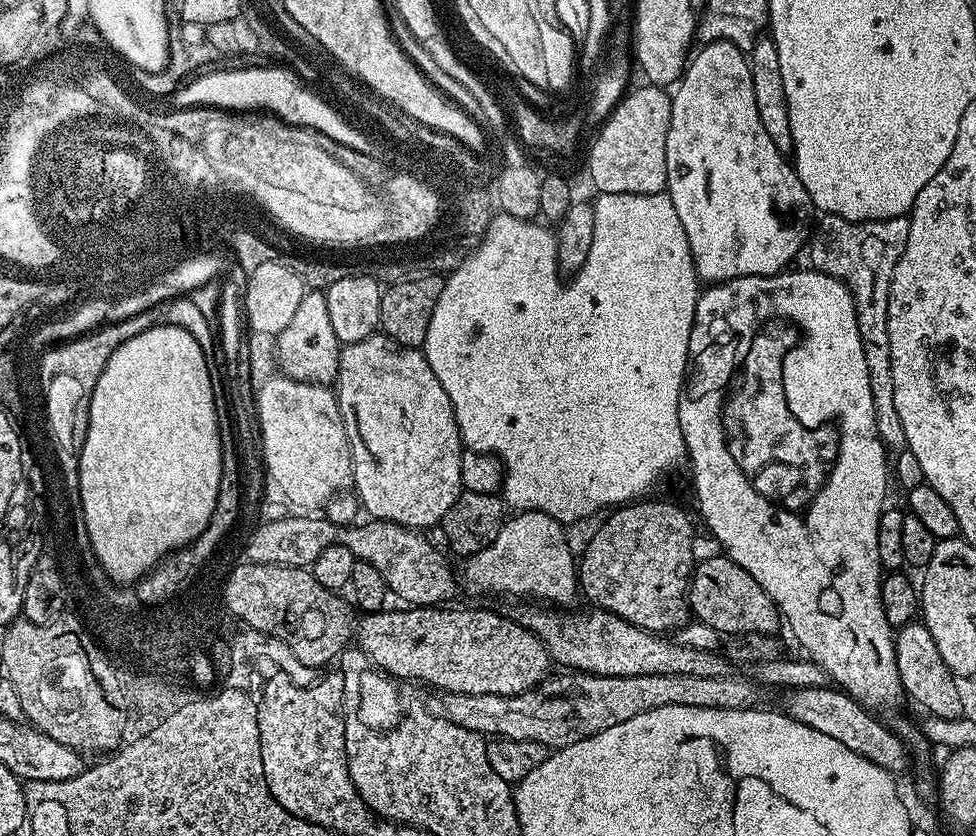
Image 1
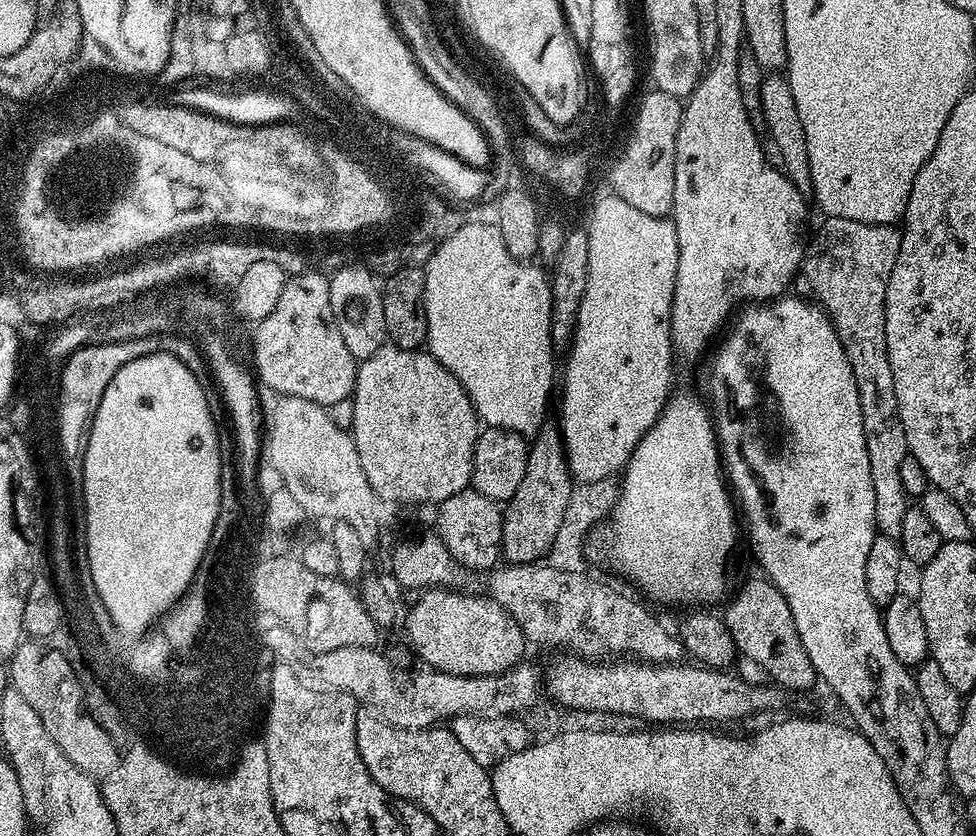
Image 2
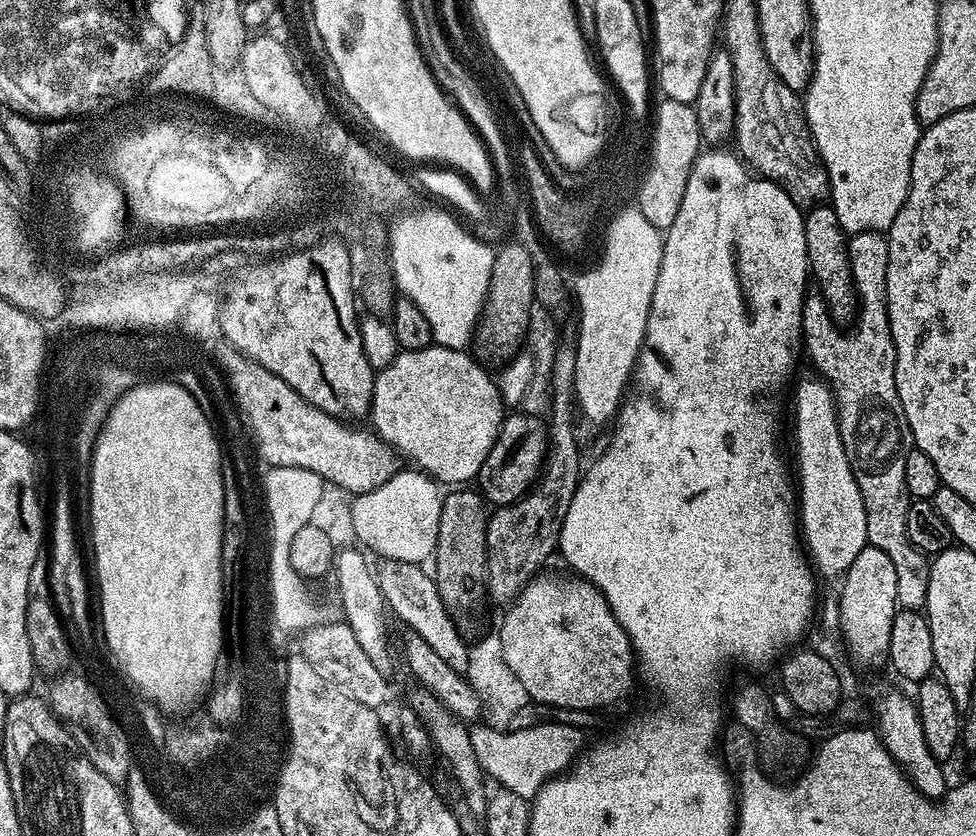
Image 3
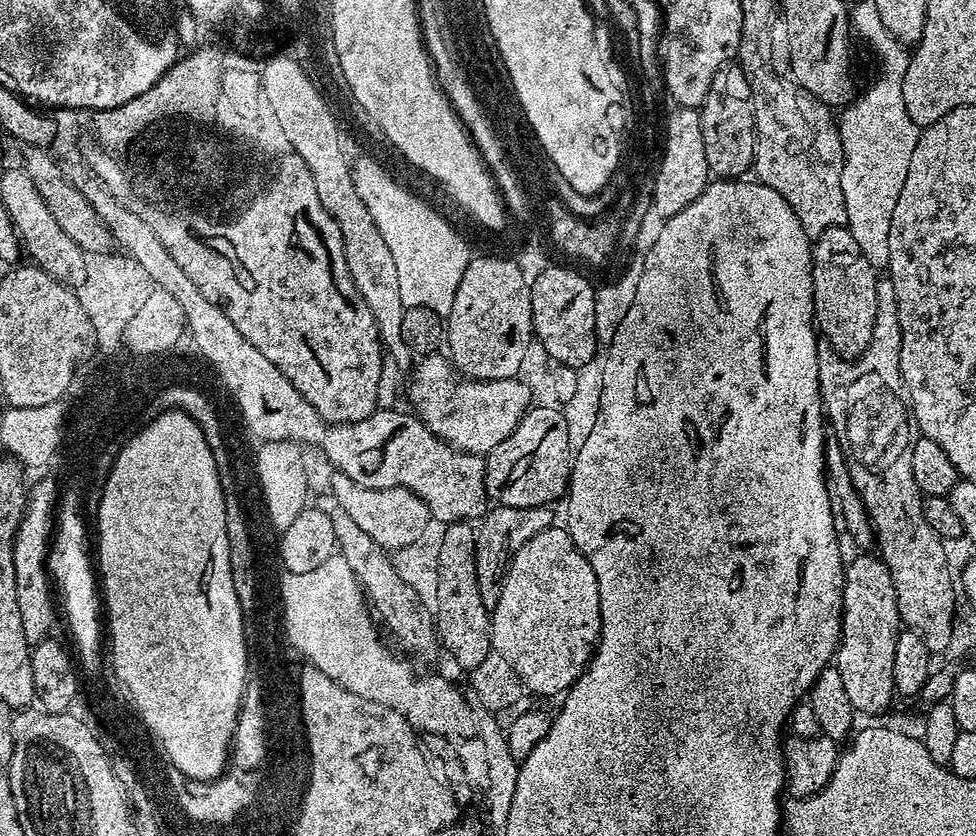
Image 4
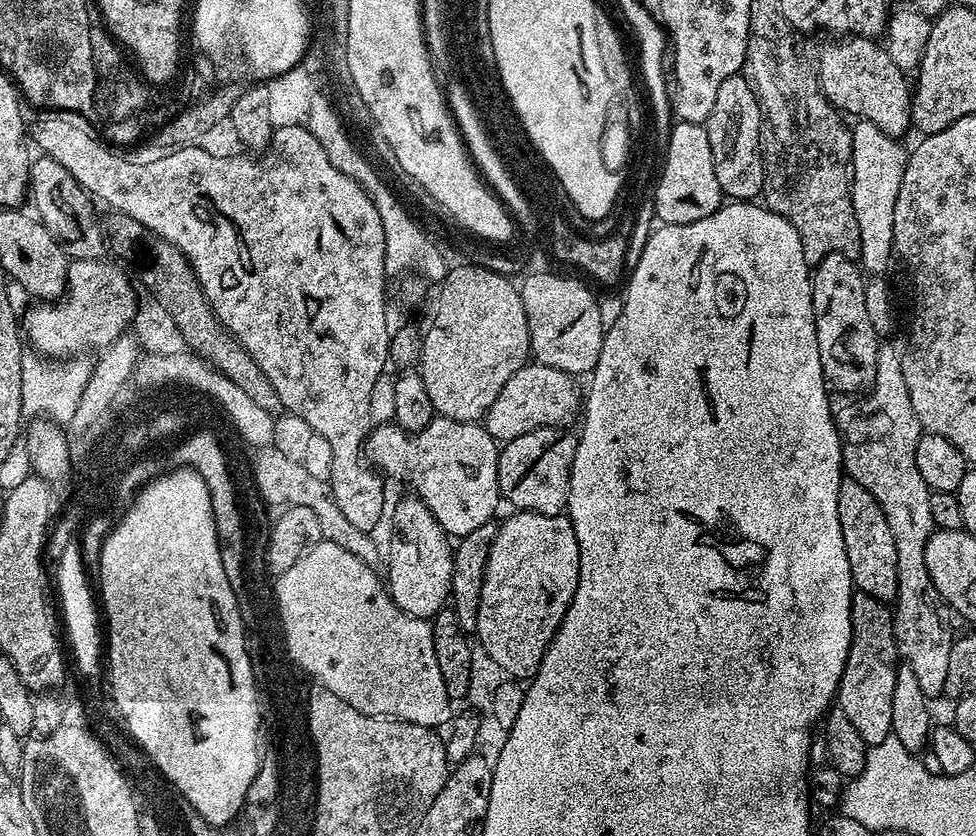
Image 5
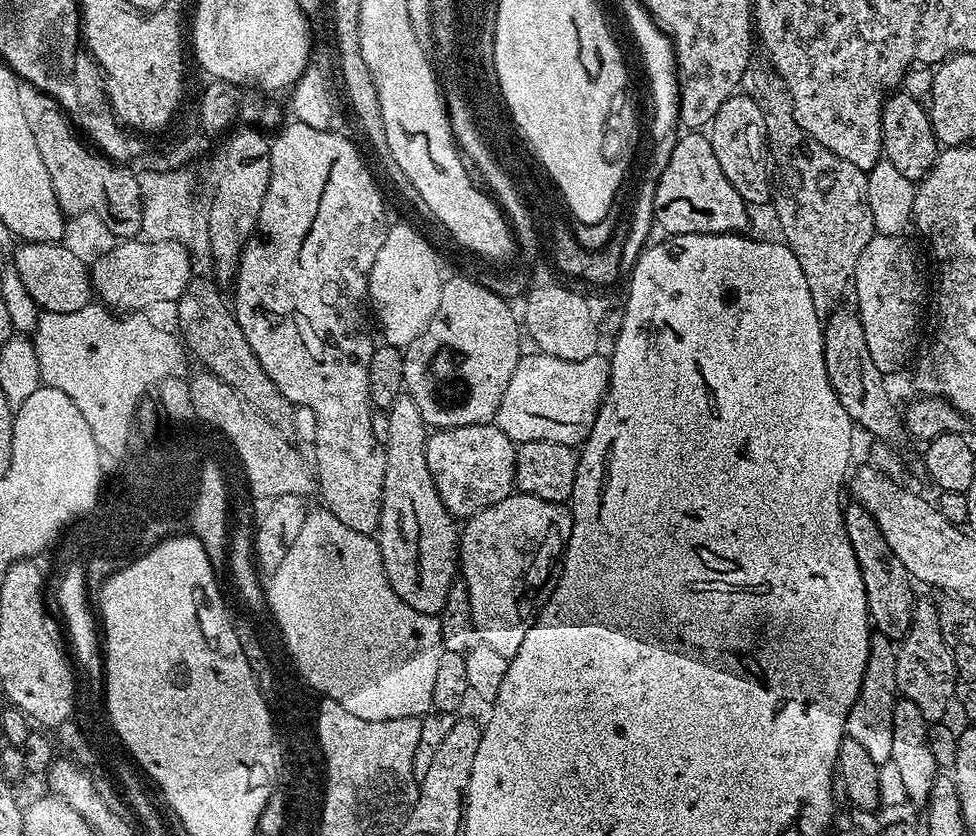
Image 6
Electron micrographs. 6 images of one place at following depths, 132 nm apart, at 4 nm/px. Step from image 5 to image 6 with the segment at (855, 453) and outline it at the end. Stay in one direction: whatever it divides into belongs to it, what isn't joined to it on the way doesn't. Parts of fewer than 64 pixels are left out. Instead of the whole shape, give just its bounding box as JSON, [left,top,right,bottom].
[896,598,958,722]

